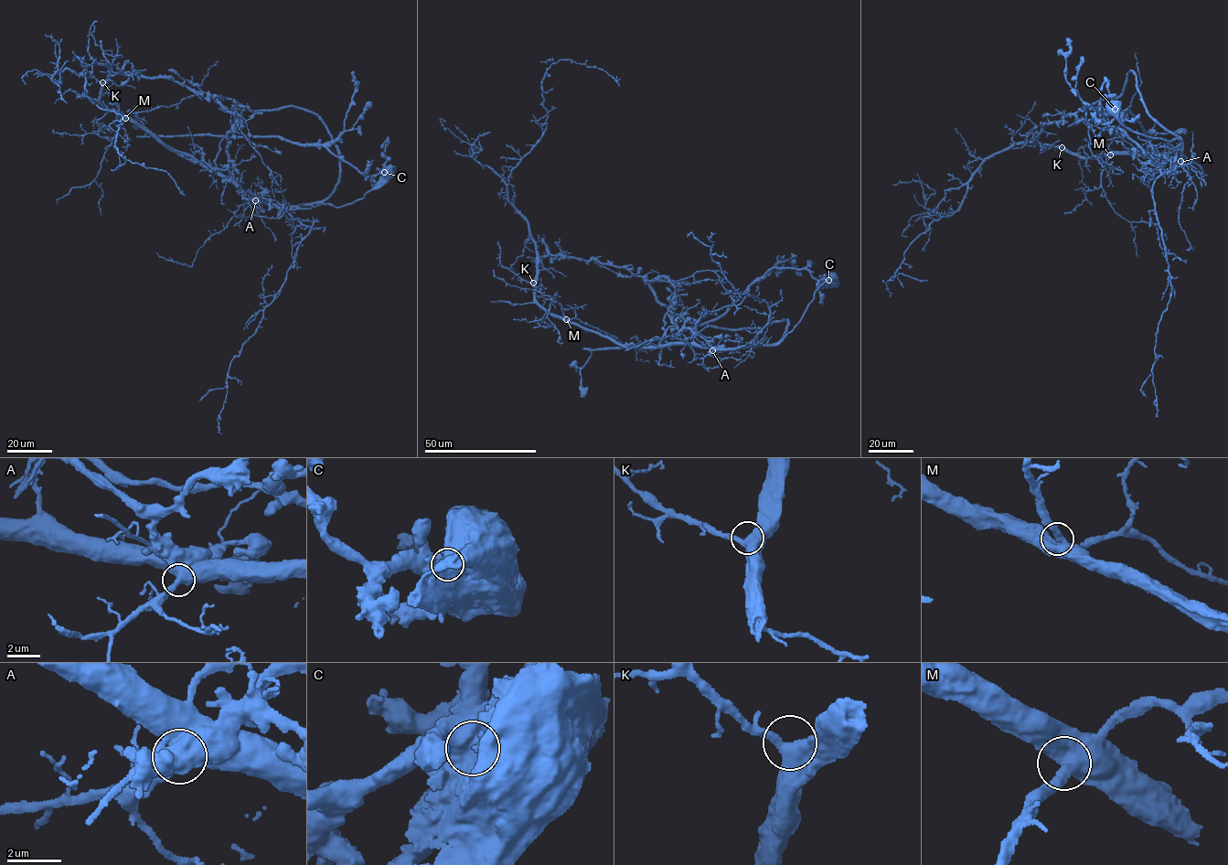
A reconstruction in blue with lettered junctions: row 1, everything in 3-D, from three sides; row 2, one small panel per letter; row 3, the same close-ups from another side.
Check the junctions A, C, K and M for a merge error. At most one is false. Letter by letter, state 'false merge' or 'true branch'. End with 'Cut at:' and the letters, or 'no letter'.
A: true branch
C: false merge
K: true branch
M: true branch
Cut at: C

